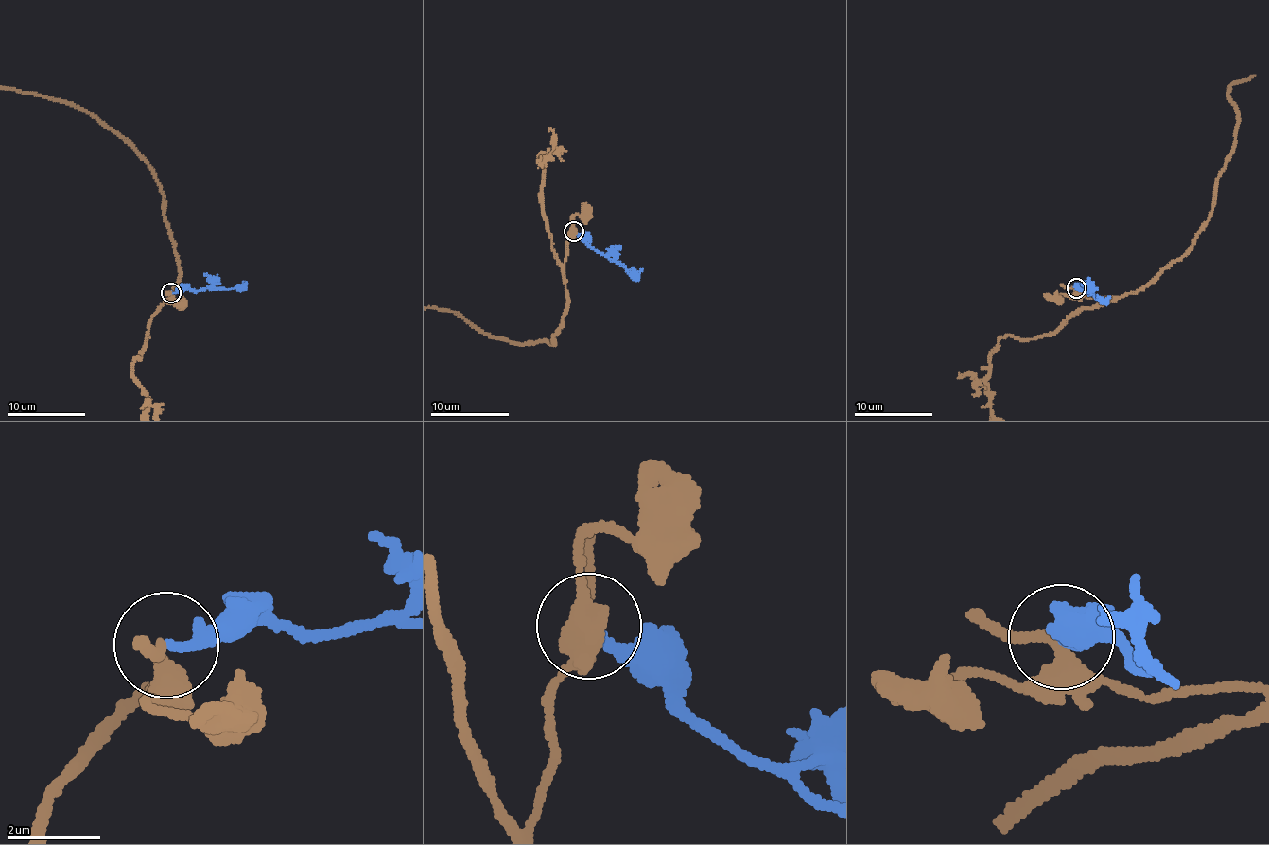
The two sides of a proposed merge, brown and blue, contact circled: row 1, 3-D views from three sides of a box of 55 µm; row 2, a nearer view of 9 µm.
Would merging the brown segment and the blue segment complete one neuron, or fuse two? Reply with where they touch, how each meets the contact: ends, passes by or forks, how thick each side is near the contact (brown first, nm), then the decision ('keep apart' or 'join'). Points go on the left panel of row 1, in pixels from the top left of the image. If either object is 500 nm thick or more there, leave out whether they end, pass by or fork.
at (170, 292); brown passes by; blue ends there; 300 nm thick on the brown side, 260 nm on the other; join

